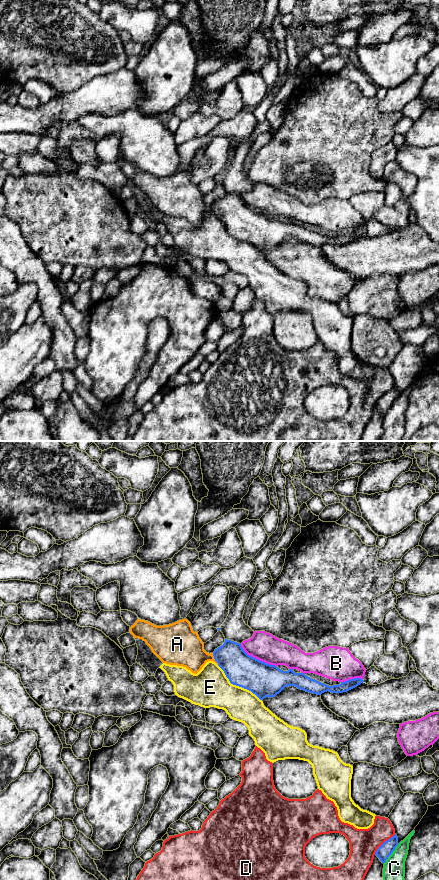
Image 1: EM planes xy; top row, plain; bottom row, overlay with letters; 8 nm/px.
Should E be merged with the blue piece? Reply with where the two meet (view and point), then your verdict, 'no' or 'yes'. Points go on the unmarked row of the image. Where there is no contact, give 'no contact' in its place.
xy (238, 237) | yes

